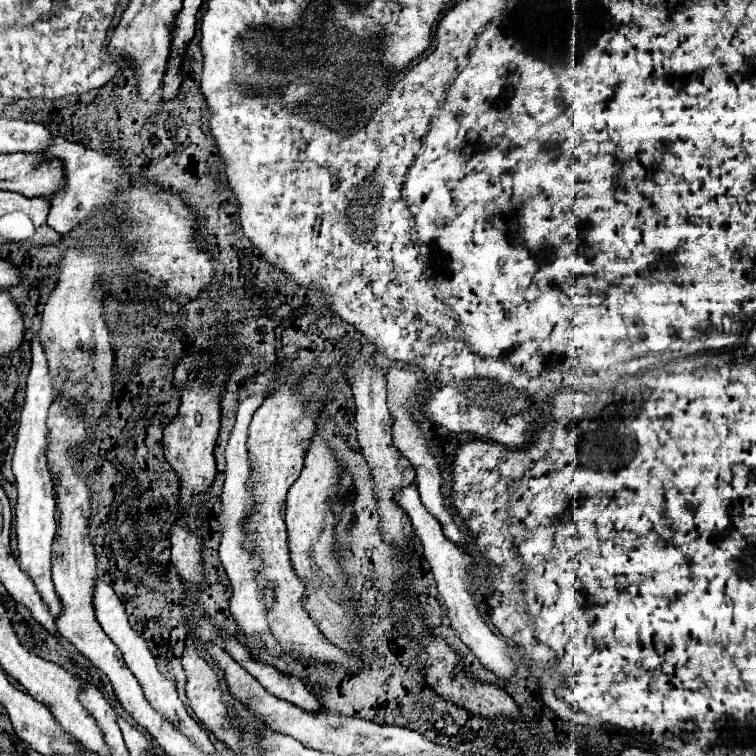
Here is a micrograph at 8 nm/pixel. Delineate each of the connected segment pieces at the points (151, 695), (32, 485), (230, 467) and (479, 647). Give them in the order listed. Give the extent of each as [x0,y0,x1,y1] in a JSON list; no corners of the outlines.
[[93,581,215,753],[13,339,59,617],[219,395,283,655],[395,485,517,679]]

